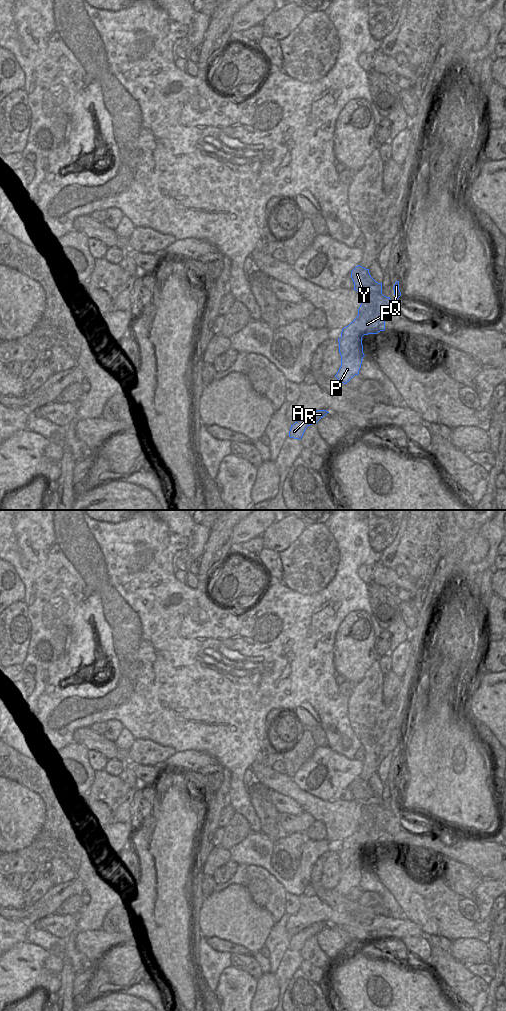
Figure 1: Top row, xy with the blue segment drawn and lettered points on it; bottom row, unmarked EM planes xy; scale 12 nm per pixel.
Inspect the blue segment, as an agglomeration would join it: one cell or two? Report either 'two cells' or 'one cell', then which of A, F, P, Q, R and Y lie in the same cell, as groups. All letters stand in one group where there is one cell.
two cells; A F P Q R / Y

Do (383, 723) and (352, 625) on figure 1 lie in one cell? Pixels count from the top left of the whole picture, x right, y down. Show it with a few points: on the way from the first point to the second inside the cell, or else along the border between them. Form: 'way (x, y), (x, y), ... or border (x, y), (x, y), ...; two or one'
border (377, 658), (363, 677), (355, 684); two

